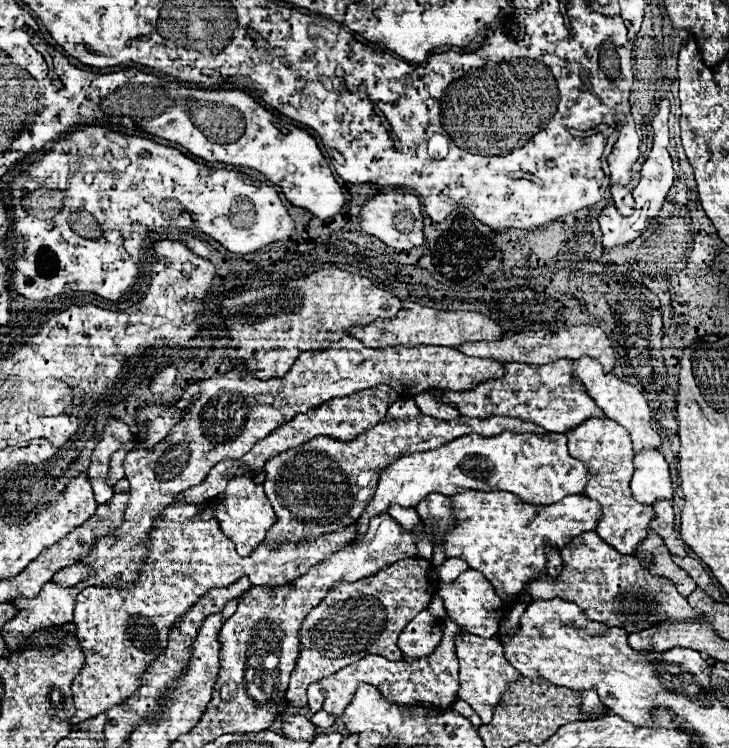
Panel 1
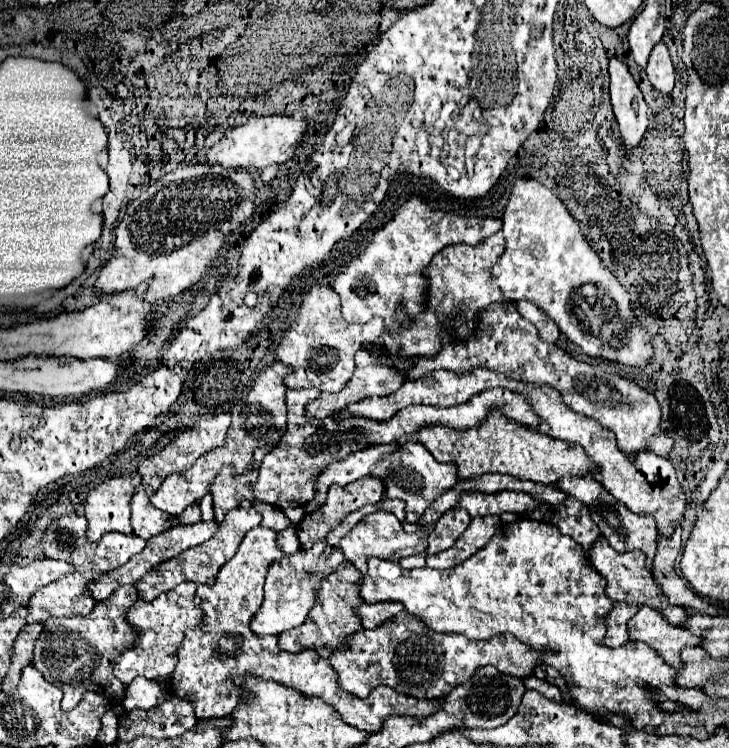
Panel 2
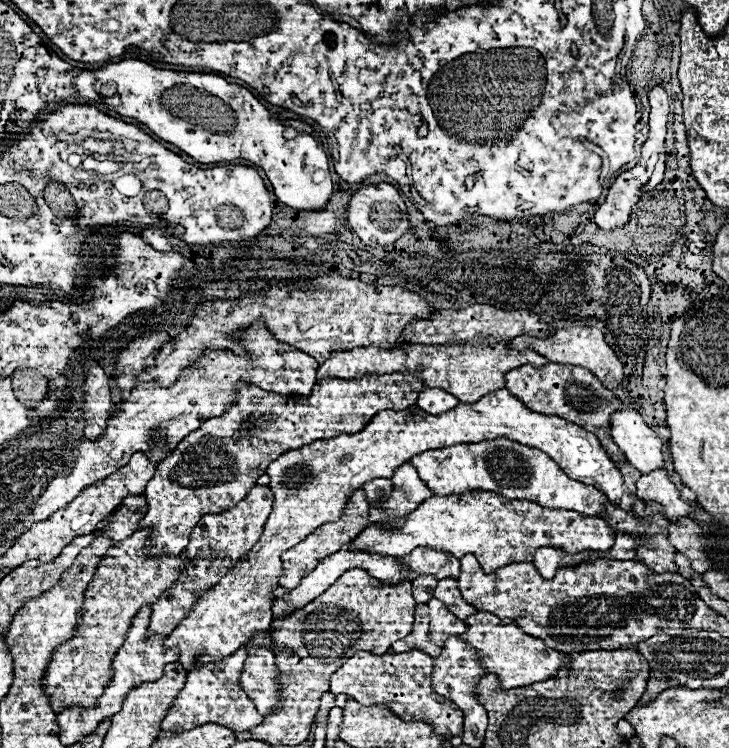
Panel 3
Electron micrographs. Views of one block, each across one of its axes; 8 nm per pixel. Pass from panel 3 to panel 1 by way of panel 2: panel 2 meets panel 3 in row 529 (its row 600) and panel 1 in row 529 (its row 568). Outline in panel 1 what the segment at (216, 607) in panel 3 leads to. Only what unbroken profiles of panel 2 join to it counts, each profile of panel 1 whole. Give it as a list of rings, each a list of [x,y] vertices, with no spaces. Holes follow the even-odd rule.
[[[430,416],[416,418],[398,418],[380,420],[374,428],[362,432],[350,442],[340,442],[328,436],[312,438],[304,446],[290,448],[266,462],[266,482],[264,490],[276,512],[276,524],[268,530],[266,540],[296,540],[320,534],[332,534],[342,526],[354,524],[364,512],[364,500],[370,500],[378,486],[378,474],[390,466],[396,458],[436,450],[454,438],[480,434],[480,436],[498,436],[502,432],[516,434],[550,434],[534,422],[526,422],[510,416],[490,416],[490,418],[468,418],[458,416],[454,420],[438,420]]]

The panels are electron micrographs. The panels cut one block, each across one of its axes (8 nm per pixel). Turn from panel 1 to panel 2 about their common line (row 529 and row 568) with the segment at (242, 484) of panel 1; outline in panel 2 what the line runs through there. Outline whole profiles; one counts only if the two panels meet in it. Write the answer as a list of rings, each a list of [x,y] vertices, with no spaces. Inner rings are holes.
[[[264,526],[250,530],[236,554],[220,568],[216,582],[198,586],[194,604],[204,610],[204,620],[198,628],[188,630],[188,636],[178,650],[178,664],[172,674],[174,694],[192,702],[198,718],[224,718],[232,714],[236,706],[250,702],[242,680],[246,674],[252,674],[294,688],[302,696],[316,696],[336,708],[344,722],[368,732],[380,732],[382,724],[390,716],[412,716],[416,720],[424,720],[436,712],[440,708],[440,700],[418,700],[388,686],[376,686],[368,698],[352,696],[338,686],[338,674],[332,664],[320,658],[316,652],[304,650],[300,654],[290,654],[280,650],[278,636],[260,638],[252,632],[250,622],[262,606],[264,578],[268,568],[284,556],[276,538],[278,534]]]

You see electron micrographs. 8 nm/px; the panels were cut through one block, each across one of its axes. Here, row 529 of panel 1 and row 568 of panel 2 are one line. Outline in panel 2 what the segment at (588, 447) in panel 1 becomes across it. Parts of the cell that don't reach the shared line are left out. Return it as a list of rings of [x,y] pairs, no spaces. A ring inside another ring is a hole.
[[[600,536],[600,540],[596,540],[590,548],[590,562],[592,566],[606,578],[606,596],[612,602],[626,602],[626,604],[648,604],[650,608],[656,608],[658,612],[668,608],[670,602],[668,598],[660,592],[660,586],[656,584],[652,572],[646,568],[646,556],[640,550],[632,550],[632,552],[616,552],[614,548],[610,548],[610,544]]]

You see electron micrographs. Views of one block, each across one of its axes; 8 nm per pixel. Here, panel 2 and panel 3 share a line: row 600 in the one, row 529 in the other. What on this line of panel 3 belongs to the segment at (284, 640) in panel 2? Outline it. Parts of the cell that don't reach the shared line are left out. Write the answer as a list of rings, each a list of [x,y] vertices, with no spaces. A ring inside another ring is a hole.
[[[362,490],[352,492],[352,498],[348,498],[344,512],[340,516],[338,522],[326,522],[324,526],[316,528],[308,538],[304,538],[298,546],[292,546],[290,550],[286,550],[282,554],[282,576],[280,576],[280,586],[290,590],[296,588],[300,584],[300,578],[306,574],[306,570],[310,570],[312,566],[316,566],[316,562],[320,558],[326,558],[328,554],[334,554],[336,550],[340,550],[344,544],[348,544],[350,540],[354,540],[368,524],[368,510],[370,510],[370,502],[366,500]]]

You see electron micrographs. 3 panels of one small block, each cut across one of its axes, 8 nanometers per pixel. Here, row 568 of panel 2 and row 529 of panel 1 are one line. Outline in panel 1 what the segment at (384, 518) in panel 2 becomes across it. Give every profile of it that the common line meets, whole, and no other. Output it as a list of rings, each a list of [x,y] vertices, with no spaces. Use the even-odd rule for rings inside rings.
[[[502,432],[492,438],[470,434],[456,438],[438,450],[416,452],[412,456],[398,458],[386,470],[382,470],[374,498],[356,522],[358,536],[368,530],[368,520],[380,512],[388,512],[390,504],[416,506],[432,492],[452,496],[456,490],[504,490],[512,492],[526,504],[552,504],[564,496],[584,494],[586,482],[588,466],[568,454],[564,434],[540,436]]]

